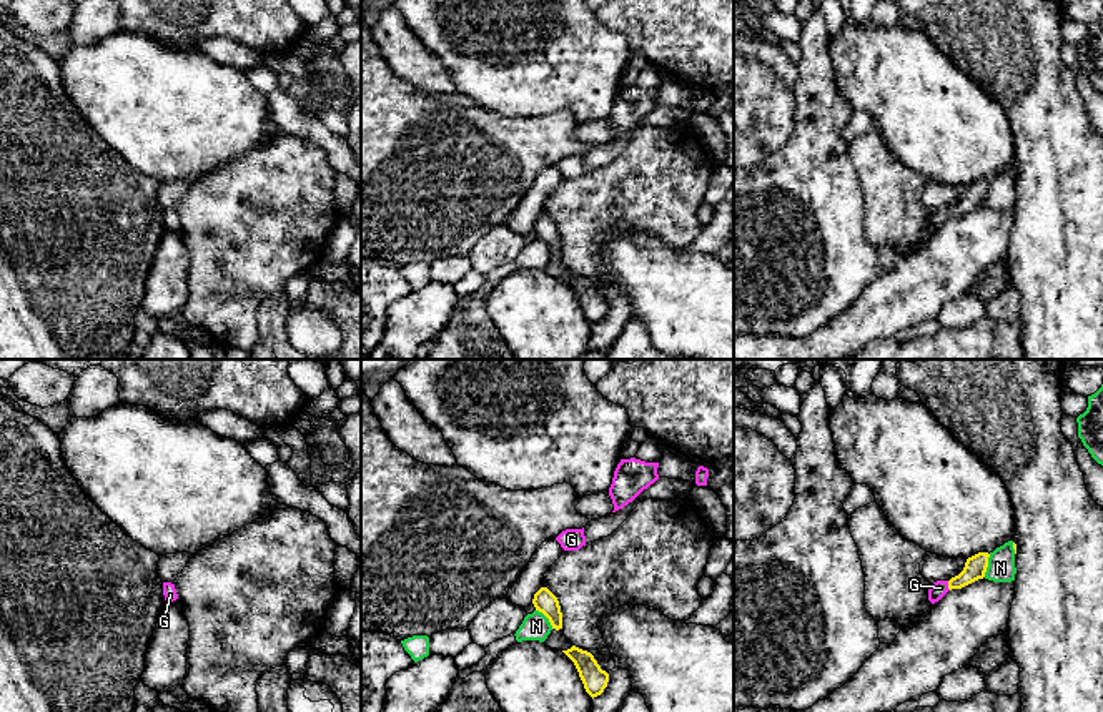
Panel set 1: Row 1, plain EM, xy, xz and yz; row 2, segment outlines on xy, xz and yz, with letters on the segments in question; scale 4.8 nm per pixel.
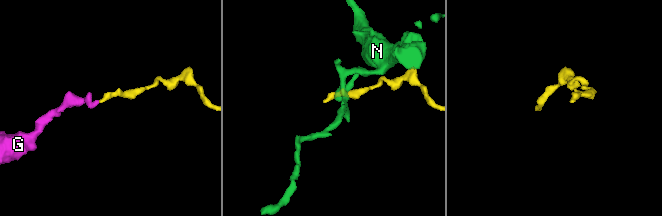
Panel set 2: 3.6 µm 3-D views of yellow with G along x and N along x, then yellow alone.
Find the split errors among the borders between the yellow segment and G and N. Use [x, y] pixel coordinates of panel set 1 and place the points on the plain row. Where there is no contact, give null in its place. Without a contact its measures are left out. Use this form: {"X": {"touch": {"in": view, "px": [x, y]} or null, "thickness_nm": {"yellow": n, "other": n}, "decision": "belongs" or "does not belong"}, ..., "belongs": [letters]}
{"G": {"touch": {"in": "yz", "px": [949, 213]}, "thickness_nm": {"yellow": 110, "other": 80}, "decision": "belongs"}, "N": {"touch": {"in": "yz", "px": [987, 193]}, "thickness_nm": {"yellow": 110, "other": 130}, "decision": "does not belong"}, "belongs": ["G"]}

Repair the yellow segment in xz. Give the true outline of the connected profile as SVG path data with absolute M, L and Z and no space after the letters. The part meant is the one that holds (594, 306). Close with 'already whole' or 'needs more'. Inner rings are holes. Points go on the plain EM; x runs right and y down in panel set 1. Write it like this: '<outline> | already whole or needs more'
M572 273L562 278L576 293L586 319L594 326L604 319L609 309L609 301L601 296L594 283Z | already whole

